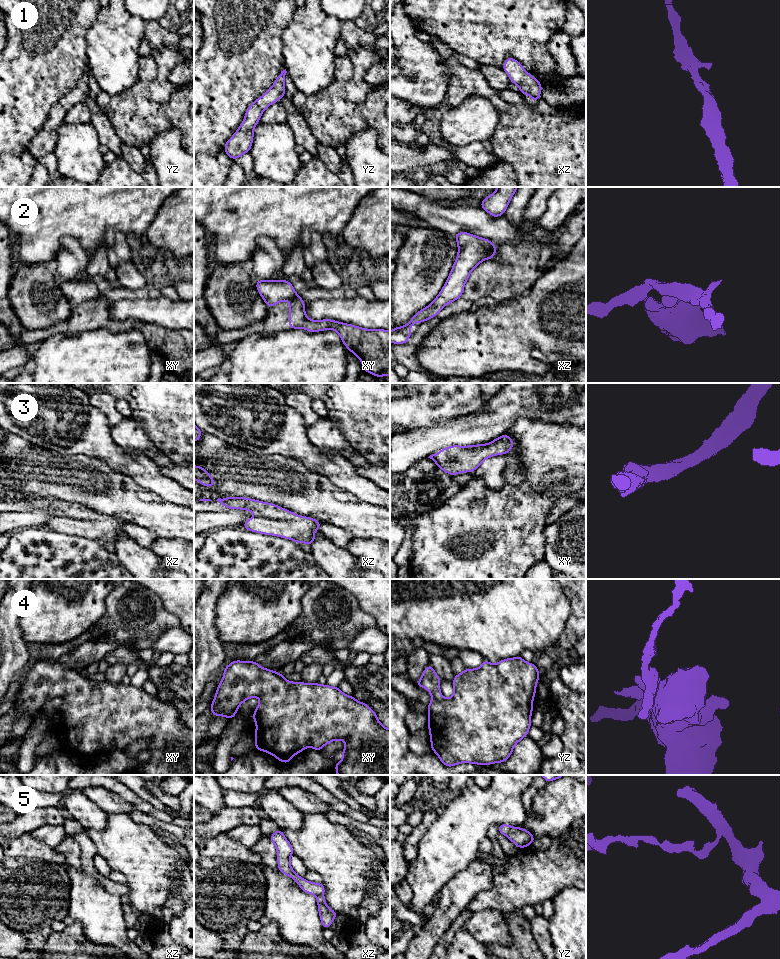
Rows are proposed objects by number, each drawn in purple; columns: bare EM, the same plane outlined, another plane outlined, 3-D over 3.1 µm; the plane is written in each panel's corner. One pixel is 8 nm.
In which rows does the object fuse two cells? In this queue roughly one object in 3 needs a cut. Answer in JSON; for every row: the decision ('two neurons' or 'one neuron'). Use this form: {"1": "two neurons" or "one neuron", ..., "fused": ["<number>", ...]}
{"1": "one neuron", "2": "two neurons", "3": "one neuron", "4": "one neuron", "5": "two neurons", "fused": ["2", "5"]}

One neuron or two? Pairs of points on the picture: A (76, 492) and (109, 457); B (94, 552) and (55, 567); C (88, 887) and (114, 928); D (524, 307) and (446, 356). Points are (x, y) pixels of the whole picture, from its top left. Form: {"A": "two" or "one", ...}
{"A": "two", "B": "one", "C": "one", "D": "one"}

